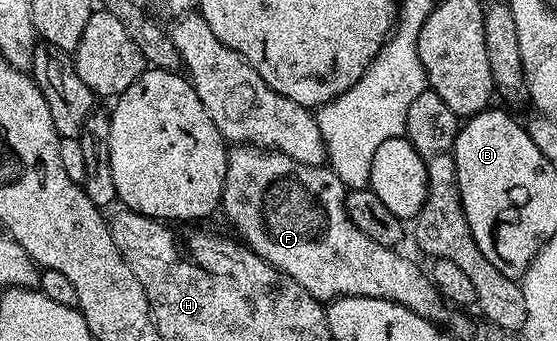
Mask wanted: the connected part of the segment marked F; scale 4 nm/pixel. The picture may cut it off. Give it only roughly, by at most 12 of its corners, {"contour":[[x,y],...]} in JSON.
{"contour":[[235,145],[222,214],[320,301],[445,306],[330,166]]}

